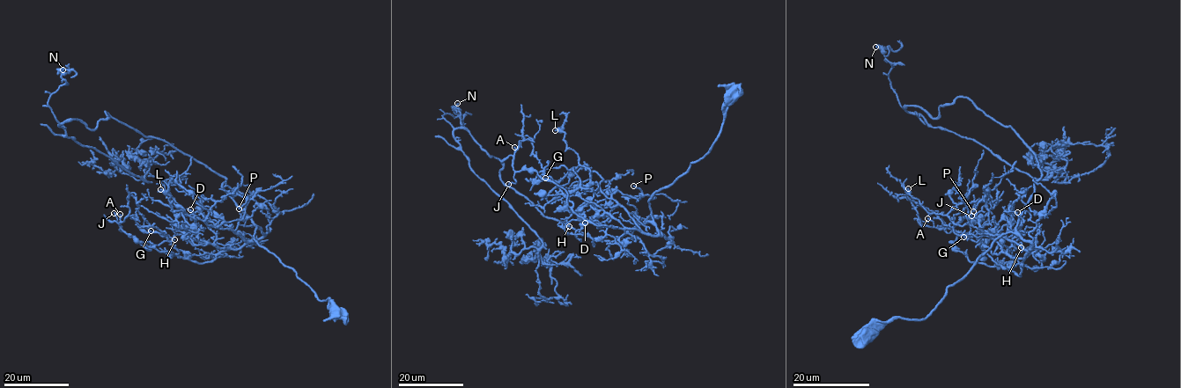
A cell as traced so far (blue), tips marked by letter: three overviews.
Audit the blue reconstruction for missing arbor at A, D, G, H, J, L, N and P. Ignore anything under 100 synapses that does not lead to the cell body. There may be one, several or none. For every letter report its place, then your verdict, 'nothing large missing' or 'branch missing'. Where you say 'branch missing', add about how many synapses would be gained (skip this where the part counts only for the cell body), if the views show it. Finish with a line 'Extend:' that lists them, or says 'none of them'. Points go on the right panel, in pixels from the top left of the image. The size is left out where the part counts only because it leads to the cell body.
A: (927, 218) | nothing large missing
D: (1017, 212) | nothing large missing
G: (963, 237) | nothing large missing
H: (1021, 247) | nothing large missing
J: (971, 215) | nothing large missing
L: (908, 188) | nothing large missing
N: (875, 47) | nothing large missing
P: (973, 211) | nothing large missing
Extend: none of them

